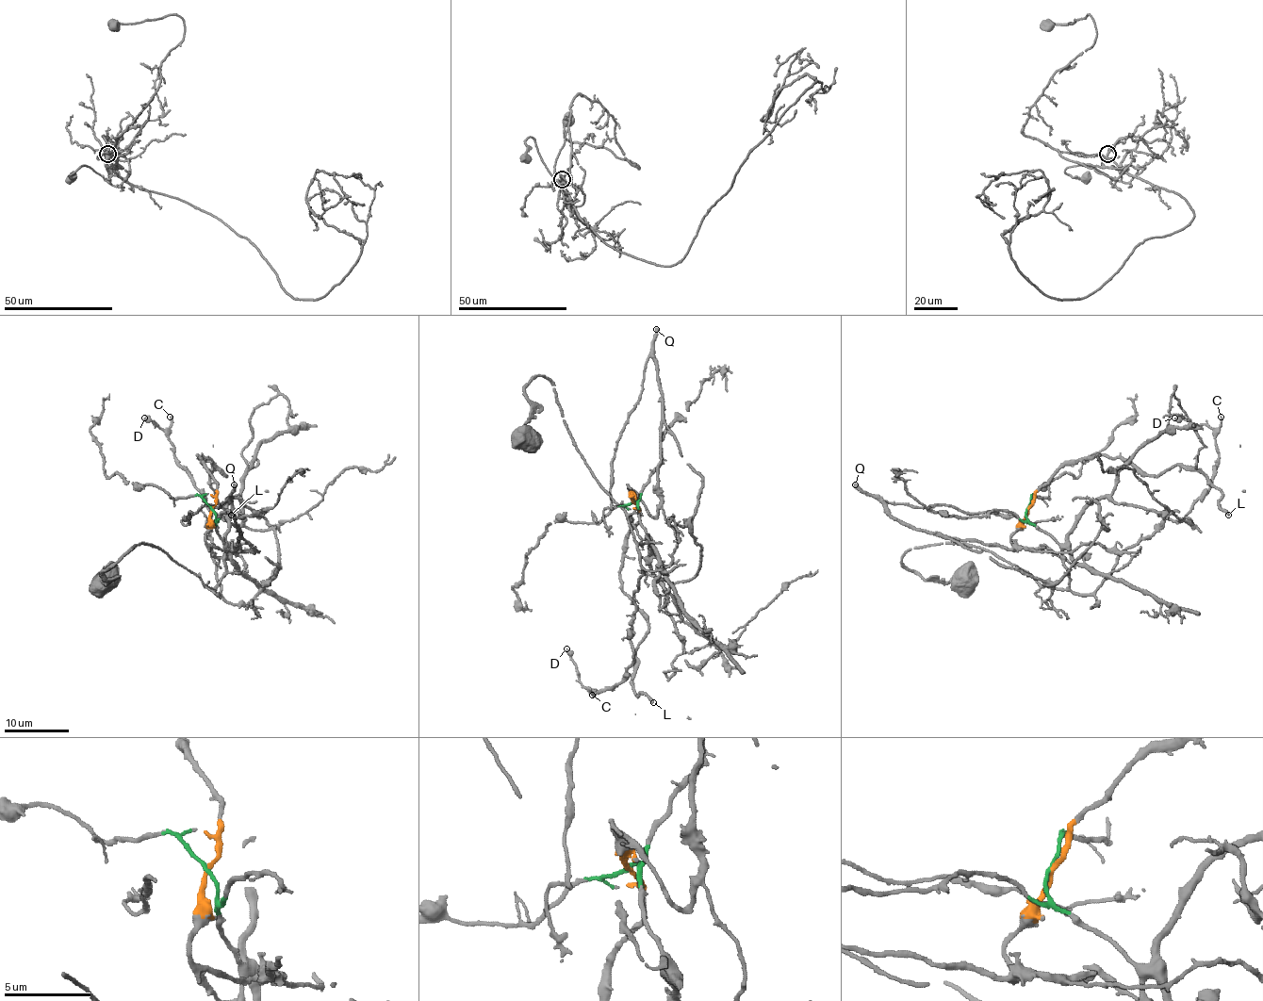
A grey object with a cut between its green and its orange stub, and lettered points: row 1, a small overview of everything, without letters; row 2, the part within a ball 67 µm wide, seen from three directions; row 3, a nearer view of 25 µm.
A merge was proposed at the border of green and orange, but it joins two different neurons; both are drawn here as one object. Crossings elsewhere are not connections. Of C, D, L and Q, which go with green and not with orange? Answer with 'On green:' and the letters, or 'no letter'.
On green: C, D

